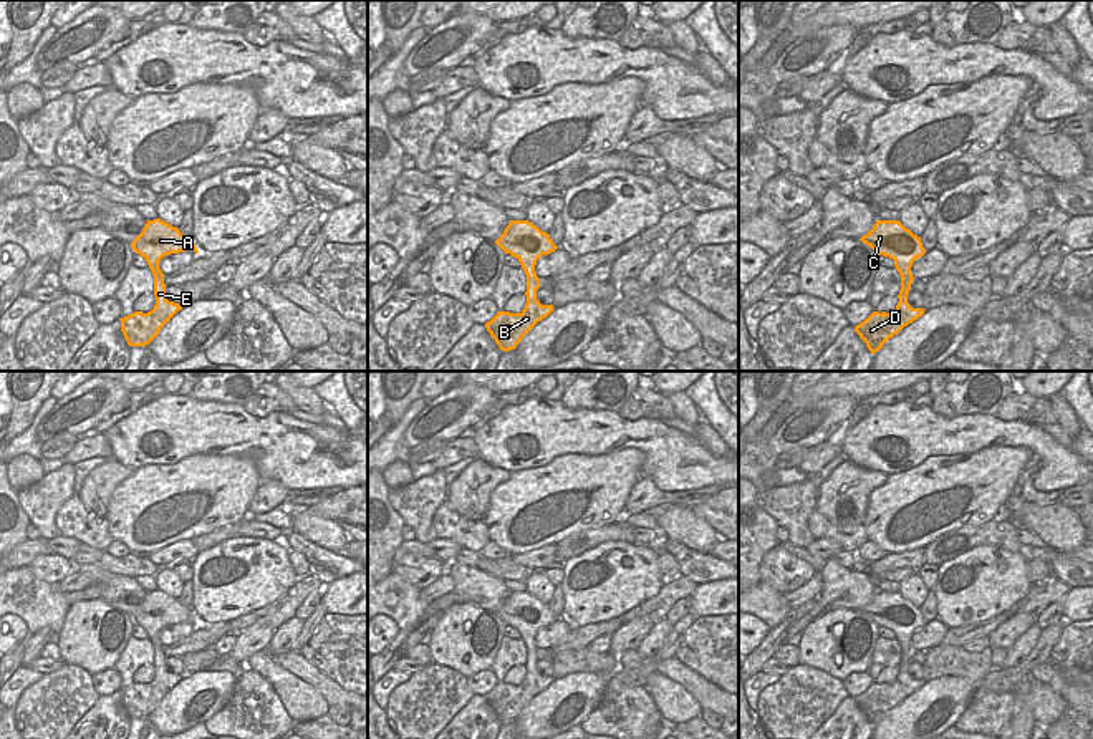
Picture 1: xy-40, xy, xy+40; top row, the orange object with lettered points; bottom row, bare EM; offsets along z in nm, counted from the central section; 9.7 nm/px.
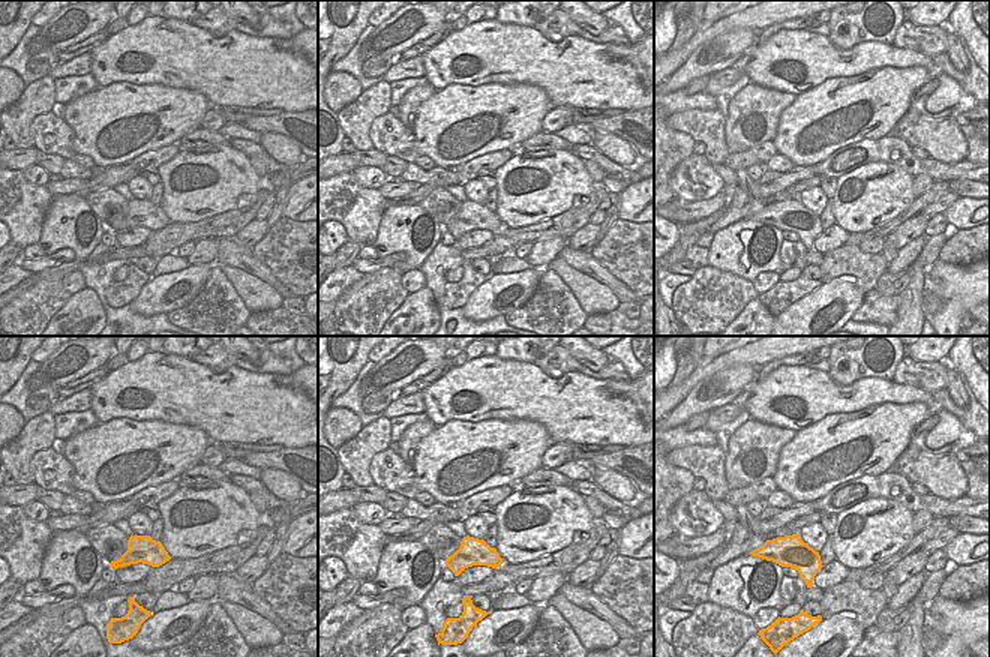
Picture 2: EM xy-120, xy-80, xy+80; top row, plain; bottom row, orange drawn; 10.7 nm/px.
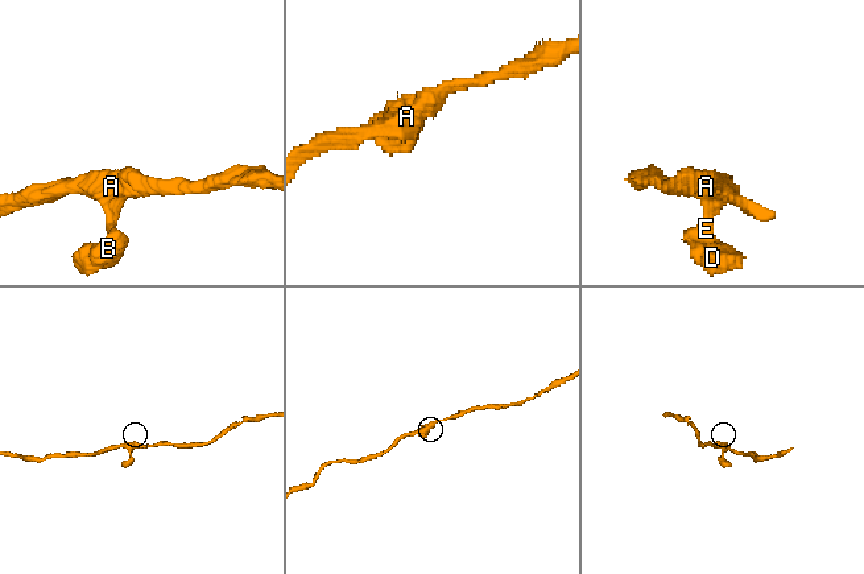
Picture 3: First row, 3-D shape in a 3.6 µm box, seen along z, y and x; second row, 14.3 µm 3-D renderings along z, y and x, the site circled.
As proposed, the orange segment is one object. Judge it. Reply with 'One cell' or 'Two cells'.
One cell.

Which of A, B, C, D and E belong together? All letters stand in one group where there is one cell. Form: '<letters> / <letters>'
A B C D E

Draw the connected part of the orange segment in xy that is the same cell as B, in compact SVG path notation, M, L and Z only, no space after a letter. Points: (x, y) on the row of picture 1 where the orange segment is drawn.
M510 220L503 234L495 244L515 257L527 275L527 303L520 313L497 312L497 315L485 323L487 331L495 340L502 351L515 350L522 338L555 308L553 305L542 305L537 300L540 278L535 273L537 260L542 255L555 252L558 247L553 244L546 232L542 232L528 220Z

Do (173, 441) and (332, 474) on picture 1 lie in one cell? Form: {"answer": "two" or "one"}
{"answer": "one"}

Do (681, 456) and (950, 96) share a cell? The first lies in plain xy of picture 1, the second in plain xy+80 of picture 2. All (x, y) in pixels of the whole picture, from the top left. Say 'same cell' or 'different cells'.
same cell

